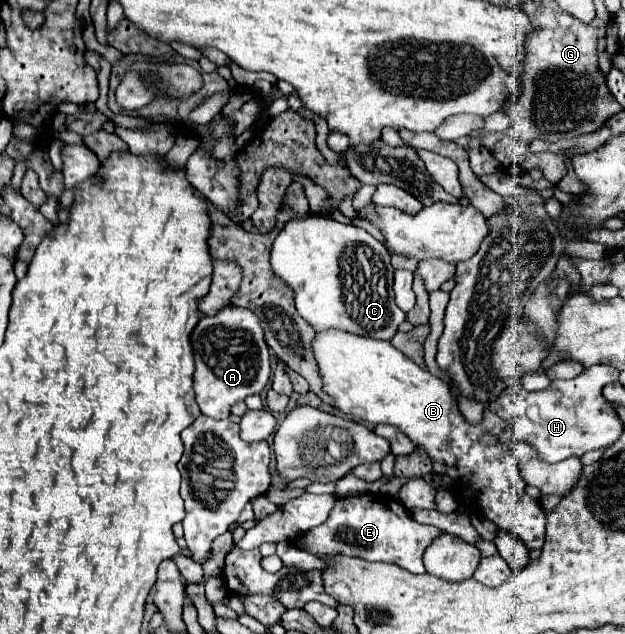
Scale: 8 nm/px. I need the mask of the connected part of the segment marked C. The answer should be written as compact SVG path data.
M307 215L303 219L293 219L285 225L285 229L277 235L273 243L271 269L295 291L295 303L299 315L311 327L315 327L317 333L339 329L353 335L391 341L399 325L407 317L407 313L395 305L393 265L387 249L361 227L343 225L331 217L321 215Z

